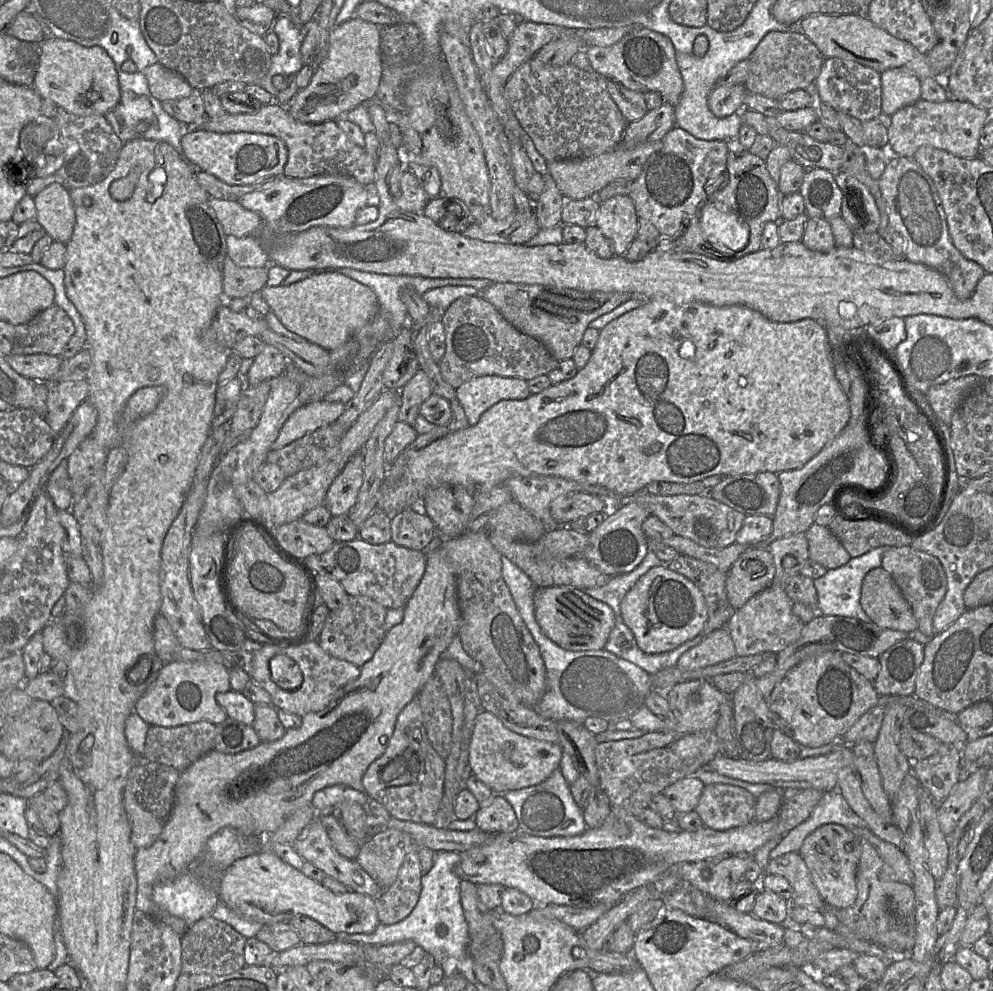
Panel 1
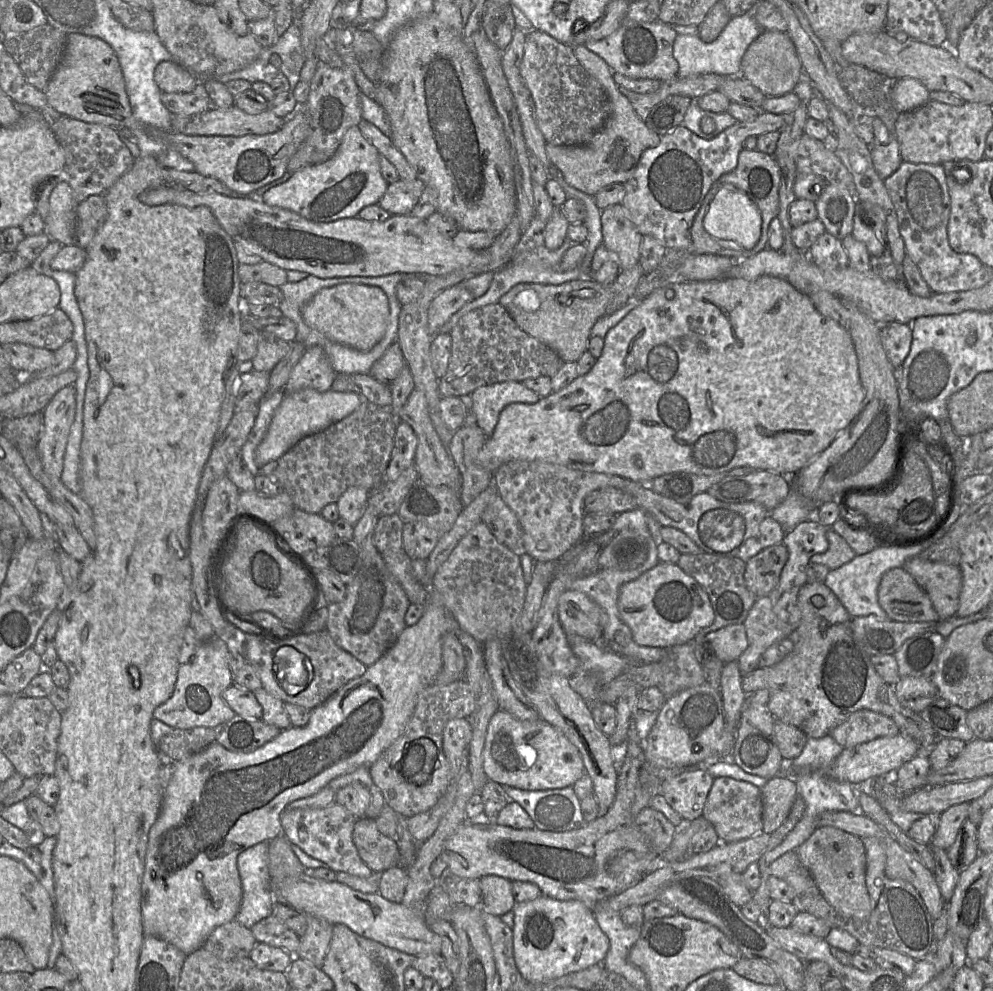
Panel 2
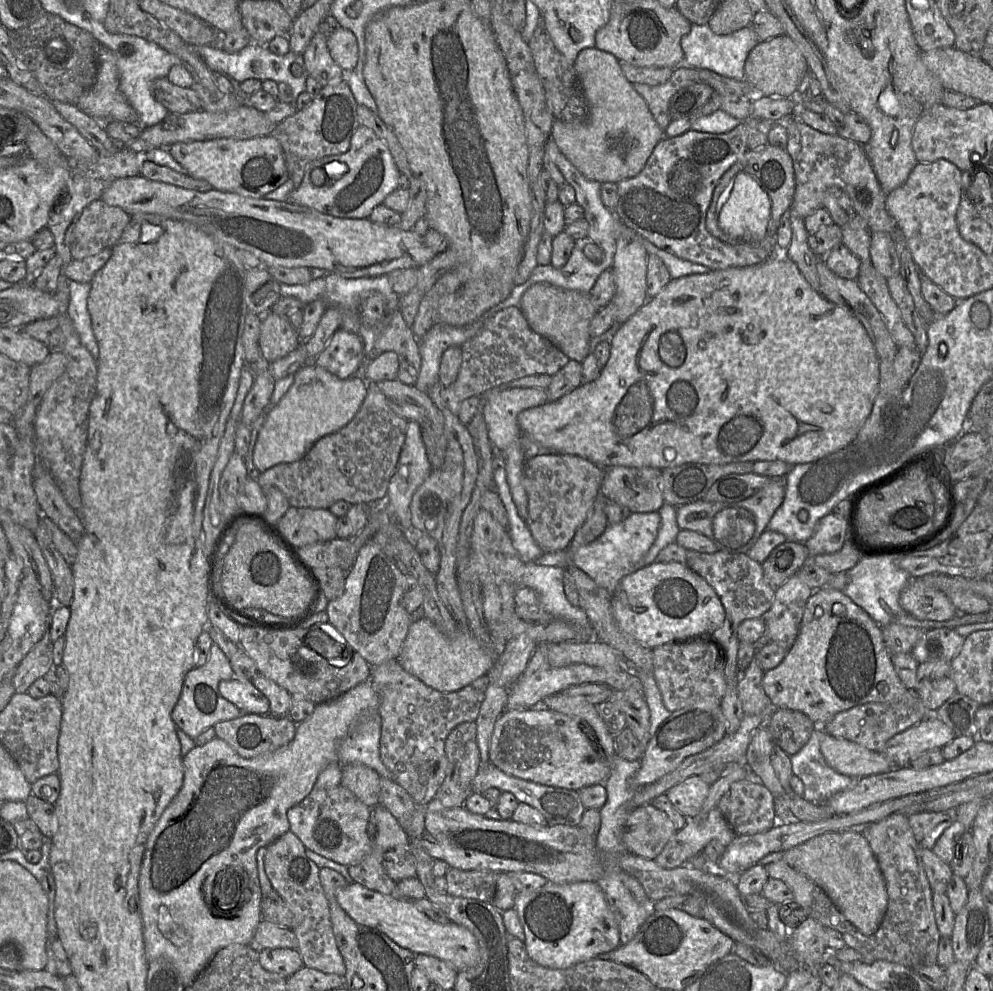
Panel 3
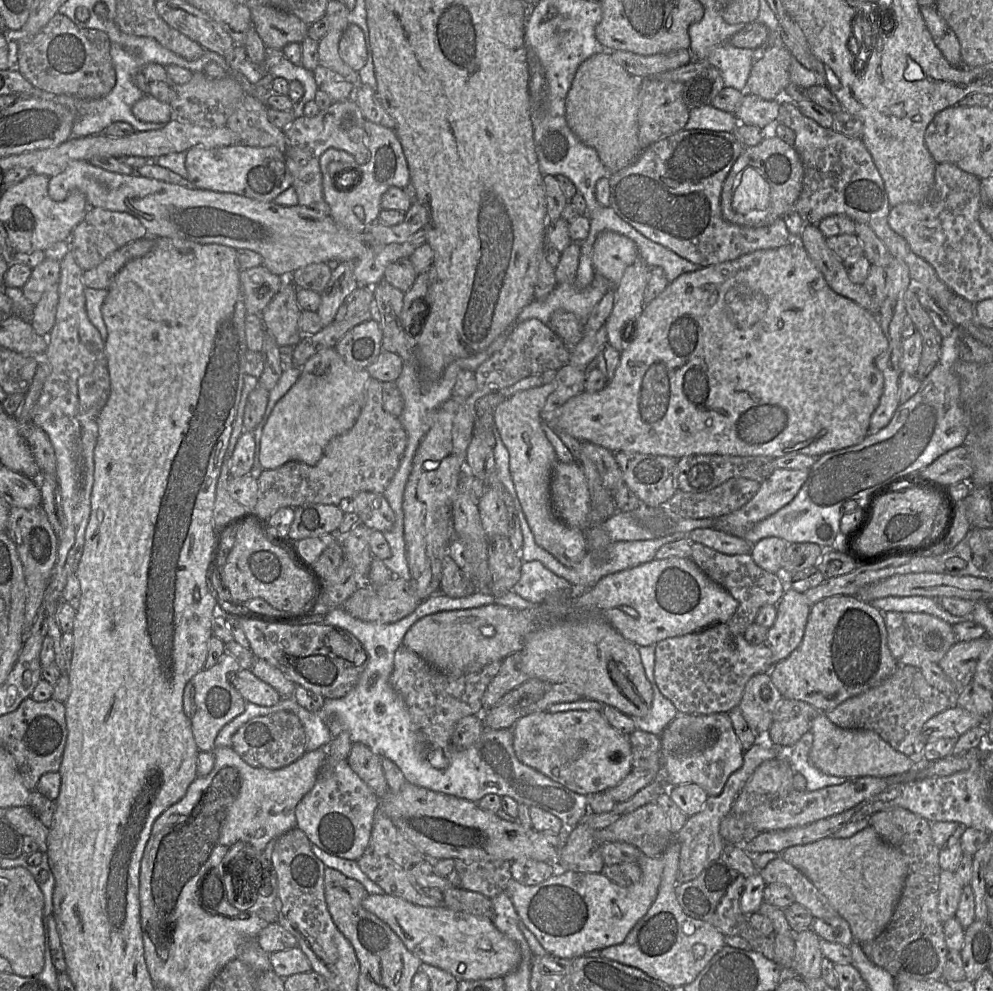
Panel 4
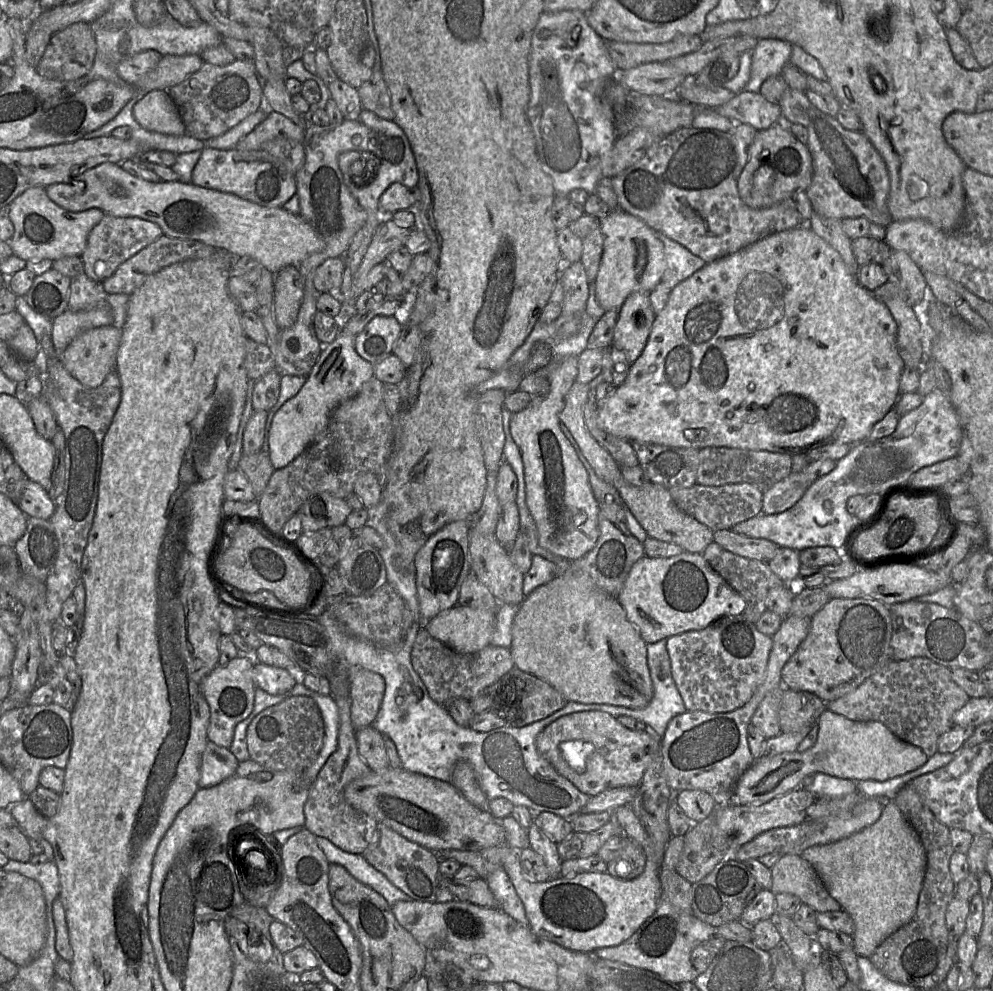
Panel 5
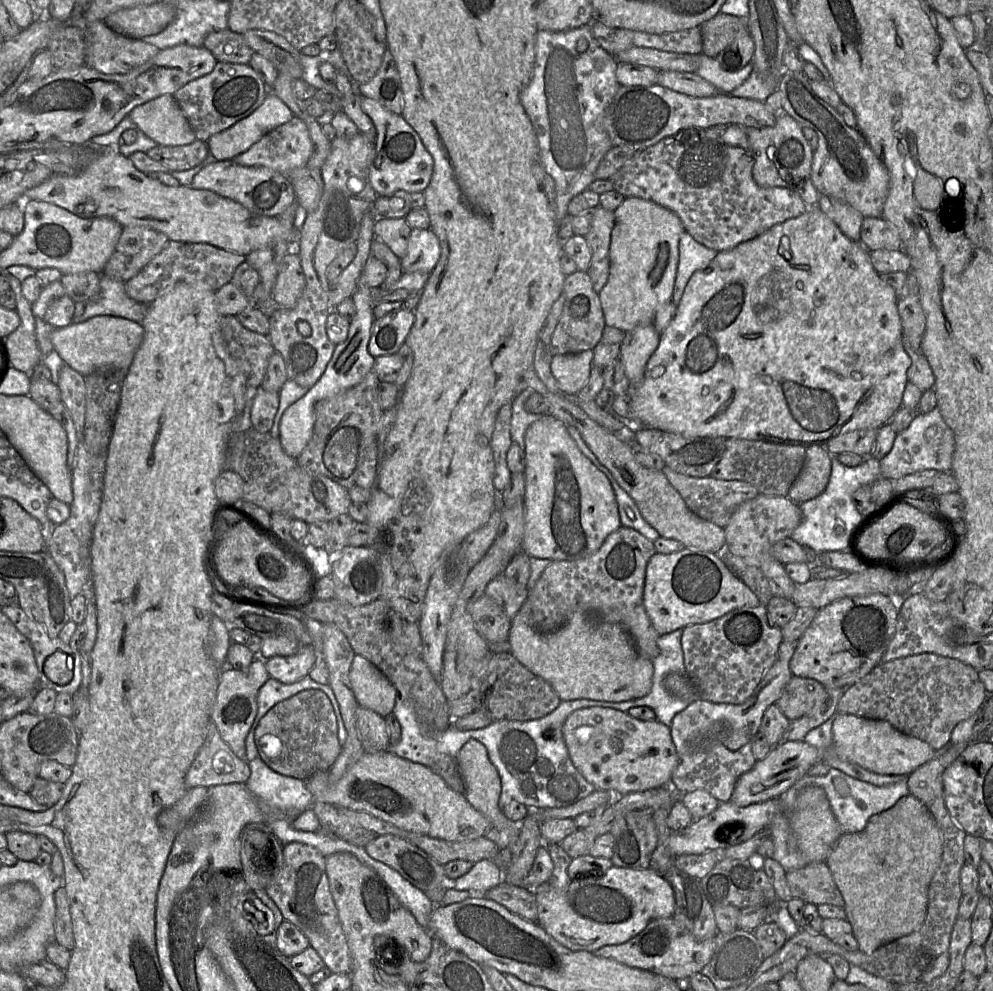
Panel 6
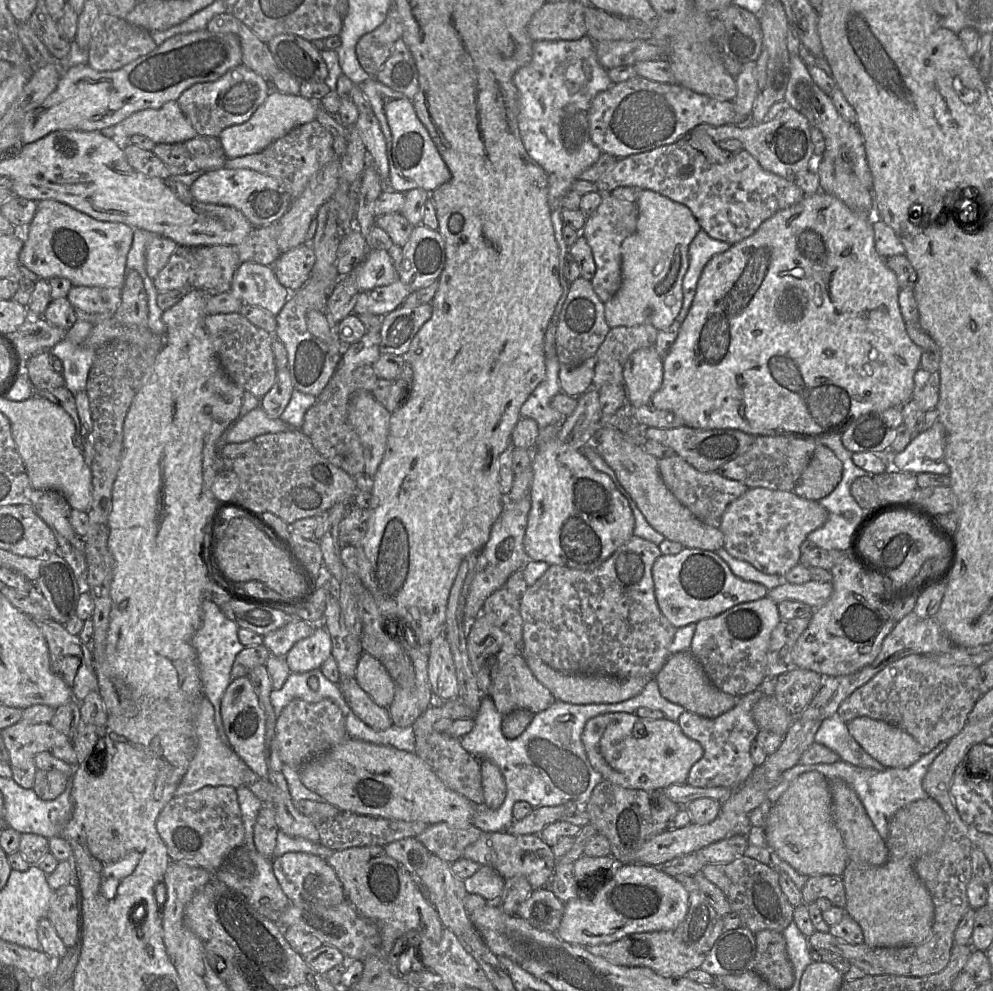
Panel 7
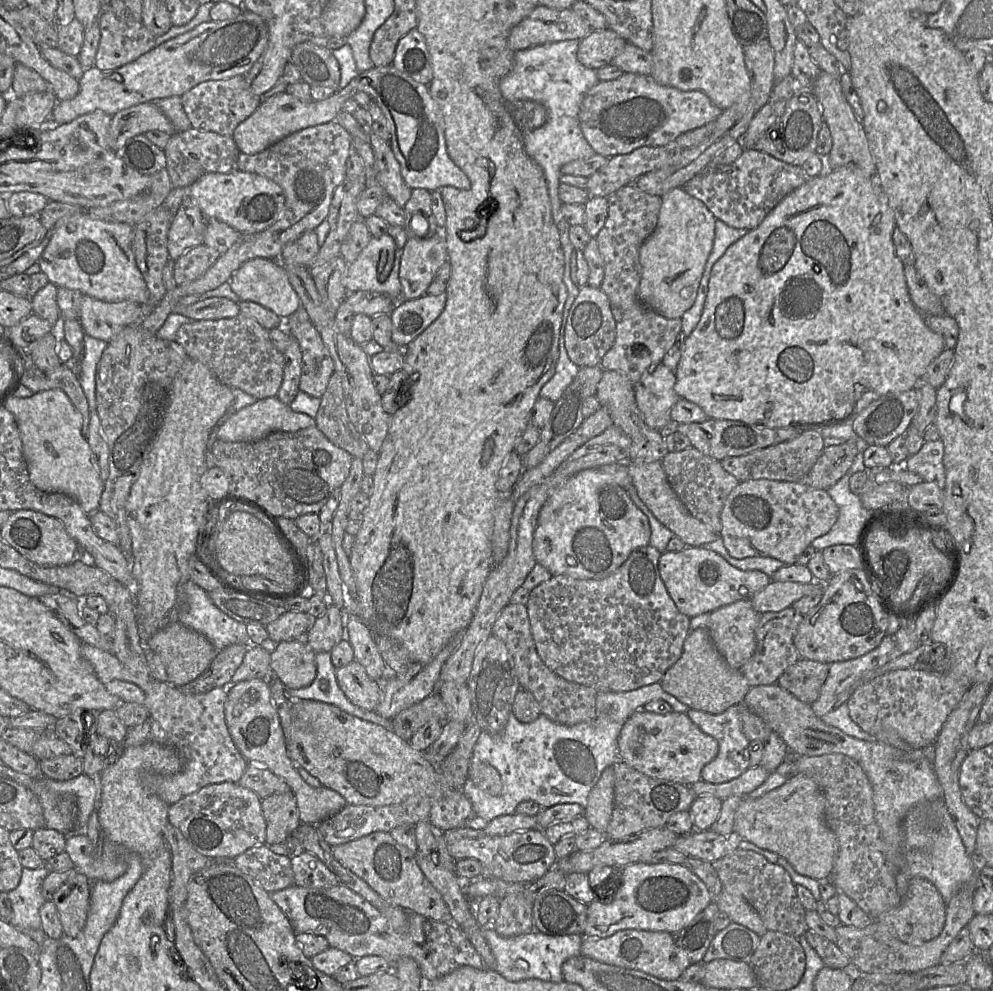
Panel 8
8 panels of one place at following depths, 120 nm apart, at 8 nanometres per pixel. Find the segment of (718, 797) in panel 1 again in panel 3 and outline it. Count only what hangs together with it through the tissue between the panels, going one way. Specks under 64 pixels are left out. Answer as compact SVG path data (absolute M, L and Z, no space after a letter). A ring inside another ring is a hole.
M746 779L732 783L716 808L736 835L761 833L778 823L772 793Z

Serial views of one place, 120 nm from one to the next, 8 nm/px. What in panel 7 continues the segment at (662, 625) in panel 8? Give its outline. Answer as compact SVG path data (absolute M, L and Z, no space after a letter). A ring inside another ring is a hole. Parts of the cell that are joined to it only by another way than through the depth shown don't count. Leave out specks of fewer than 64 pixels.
M633 535L599 567L578 570L550 565L523 594L523 650L563 673L604 674L621 678L654 678L670 656L675 628L660 611L654 591L652 567L661 555L658 545Z

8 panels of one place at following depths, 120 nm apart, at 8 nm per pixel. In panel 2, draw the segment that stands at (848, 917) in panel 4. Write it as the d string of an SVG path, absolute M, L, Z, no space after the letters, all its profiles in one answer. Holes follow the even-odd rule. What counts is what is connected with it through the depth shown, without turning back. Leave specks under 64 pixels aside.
M832 826L817 827L796 849L801 863L813 876L825 900L840 914L866 919L871 913L871 900L866 887L866 854L863 840Z

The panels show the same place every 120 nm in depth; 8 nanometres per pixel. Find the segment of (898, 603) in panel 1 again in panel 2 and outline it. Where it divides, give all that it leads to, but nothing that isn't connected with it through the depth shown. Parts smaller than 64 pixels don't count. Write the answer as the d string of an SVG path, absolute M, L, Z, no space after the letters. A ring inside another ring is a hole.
M892 568L883 574L877 596L879 605L892 621L939 622L929 596L903 568Z

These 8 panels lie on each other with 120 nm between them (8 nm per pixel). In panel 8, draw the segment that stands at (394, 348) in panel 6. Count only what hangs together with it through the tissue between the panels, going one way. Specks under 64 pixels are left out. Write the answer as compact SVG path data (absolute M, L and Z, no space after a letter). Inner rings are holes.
M446 292L434 296L423 295L418 299L403 299L397 301L390 313L392 321L392 341L398 349L405 349L407 345L420 335L442 313L447 300Z

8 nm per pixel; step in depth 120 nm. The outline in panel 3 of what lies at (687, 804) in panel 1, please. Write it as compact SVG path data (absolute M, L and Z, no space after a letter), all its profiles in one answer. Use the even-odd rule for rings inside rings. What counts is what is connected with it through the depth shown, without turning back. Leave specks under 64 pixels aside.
M692 775L671 787L666 796L683 816L693 819L699 815L710 786L701 776Z

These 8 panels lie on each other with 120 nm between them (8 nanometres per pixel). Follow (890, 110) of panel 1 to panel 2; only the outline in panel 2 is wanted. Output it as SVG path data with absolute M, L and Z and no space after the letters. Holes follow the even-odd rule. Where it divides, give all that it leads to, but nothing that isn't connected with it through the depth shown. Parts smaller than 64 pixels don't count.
M901 78L893 80L889 96L894 109L901 113L926 104L930 101L929 92L919 81L913 78Z

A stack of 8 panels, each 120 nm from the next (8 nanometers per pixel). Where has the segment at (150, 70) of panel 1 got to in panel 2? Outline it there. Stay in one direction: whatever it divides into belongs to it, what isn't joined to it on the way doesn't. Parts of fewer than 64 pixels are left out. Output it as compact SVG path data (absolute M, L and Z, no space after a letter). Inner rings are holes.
M163 61L154 70L154 80L163 93L189 93L197 85L197 77L174 61Z

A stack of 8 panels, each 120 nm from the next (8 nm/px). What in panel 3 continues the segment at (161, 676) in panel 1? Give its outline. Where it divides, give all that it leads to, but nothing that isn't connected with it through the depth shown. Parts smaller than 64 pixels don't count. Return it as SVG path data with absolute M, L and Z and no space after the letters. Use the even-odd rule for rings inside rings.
M213 643L207 662L201 667L194 667L185 675L181 694L171 713L177 729L195 739L206 729L219 722L242 716L243 712L233 703L226 700L218 690L221 681L230 680L233 677L234 673L230 660L220 647Z

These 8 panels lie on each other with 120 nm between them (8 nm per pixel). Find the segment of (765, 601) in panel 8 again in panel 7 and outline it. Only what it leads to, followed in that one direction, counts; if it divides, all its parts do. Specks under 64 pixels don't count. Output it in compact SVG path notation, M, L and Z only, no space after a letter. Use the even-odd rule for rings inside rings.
M810 580L802 584L783 582L776 588L768 590L767 597L778 604L785 600L803 602L813 609L823 606L833 593L831 582Z

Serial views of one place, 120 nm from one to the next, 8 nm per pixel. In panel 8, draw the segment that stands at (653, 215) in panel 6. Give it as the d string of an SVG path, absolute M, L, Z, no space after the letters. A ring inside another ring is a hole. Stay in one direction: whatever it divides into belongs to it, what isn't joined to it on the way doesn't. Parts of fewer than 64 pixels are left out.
M682 187L662 195L657 226L639 251L642 274L638 295L646 307L674 319L681 318L693 306L713 249L716 221L707 206Z

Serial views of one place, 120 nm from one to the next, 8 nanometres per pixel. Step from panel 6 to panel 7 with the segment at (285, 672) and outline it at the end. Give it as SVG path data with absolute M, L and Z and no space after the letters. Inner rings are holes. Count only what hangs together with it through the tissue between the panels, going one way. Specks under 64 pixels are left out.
M321 623L310 636L294 644L284 659L291 673L302 673L320 668L331 657L331 650L330 634Z

